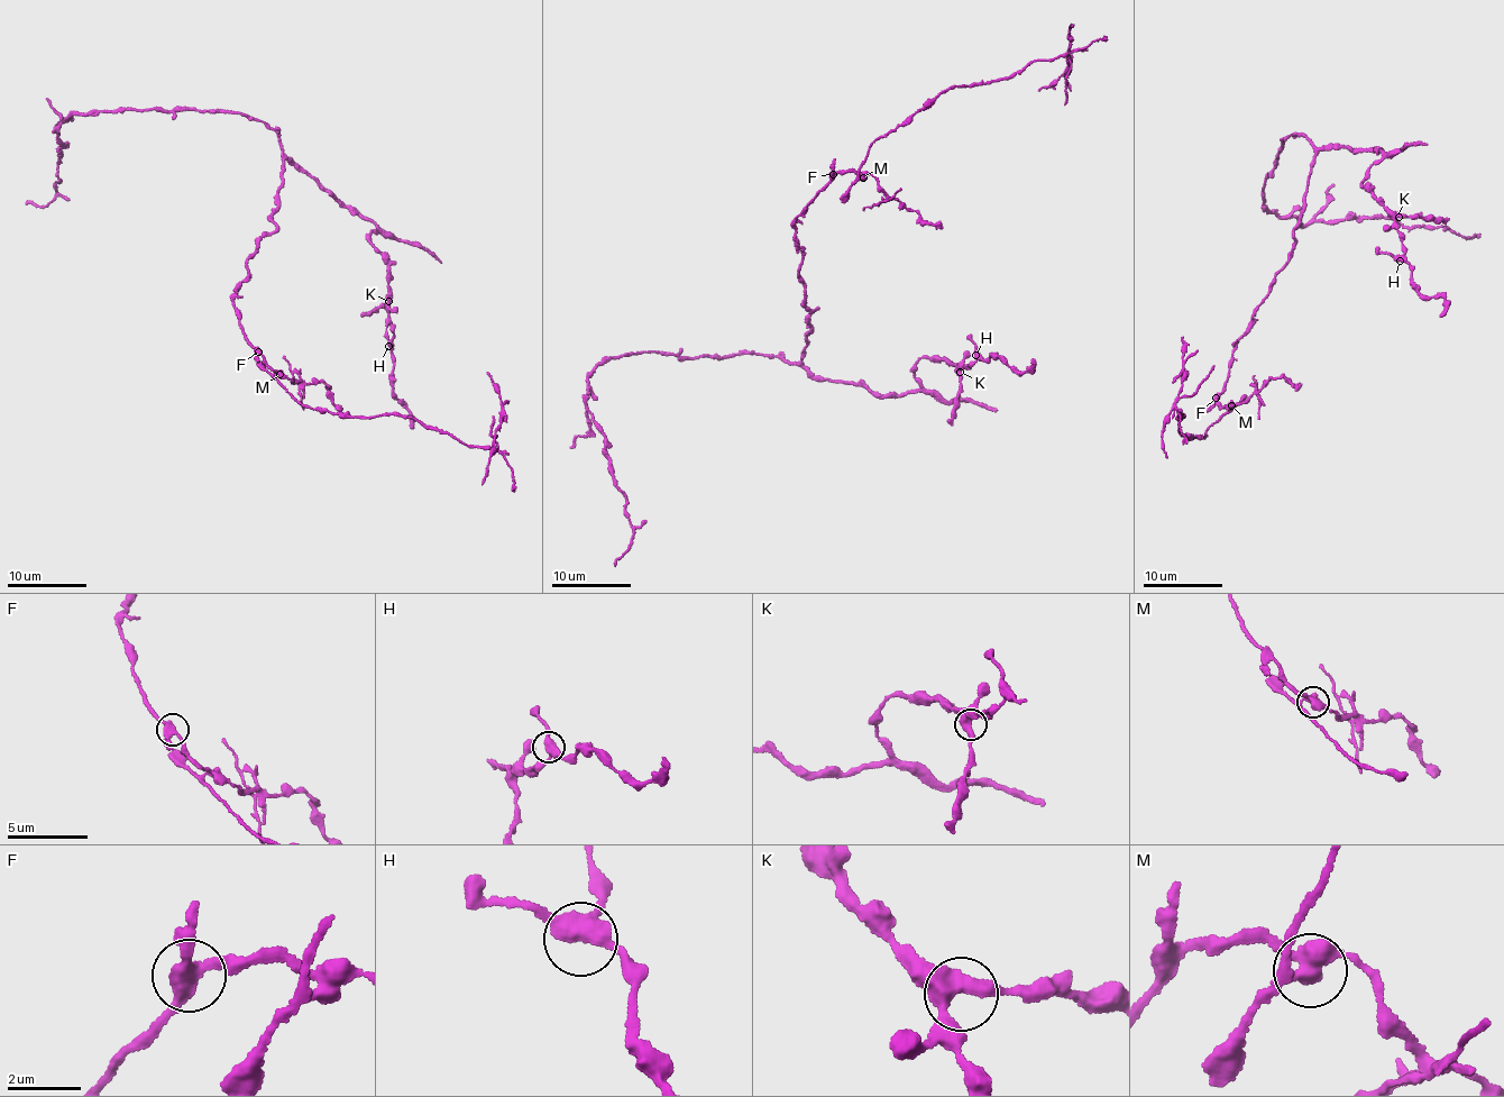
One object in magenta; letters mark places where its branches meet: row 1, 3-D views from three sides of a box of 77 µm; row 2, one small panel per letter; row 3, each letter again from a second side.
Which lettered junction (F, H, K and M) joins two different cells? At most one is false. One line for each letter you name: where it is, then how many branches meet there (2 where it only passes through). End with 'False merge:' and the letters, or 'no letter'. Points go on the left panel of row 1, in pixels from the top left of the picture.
M: at (280, 374); 3 branches meet
False merge: M

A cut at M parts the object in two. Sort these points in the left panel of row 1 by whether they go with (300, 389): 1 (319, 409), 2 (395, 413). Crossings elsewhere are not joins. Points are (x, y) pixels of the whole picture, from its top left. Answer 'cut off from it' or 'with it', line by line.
1: cut off from it
2: cut off from it

